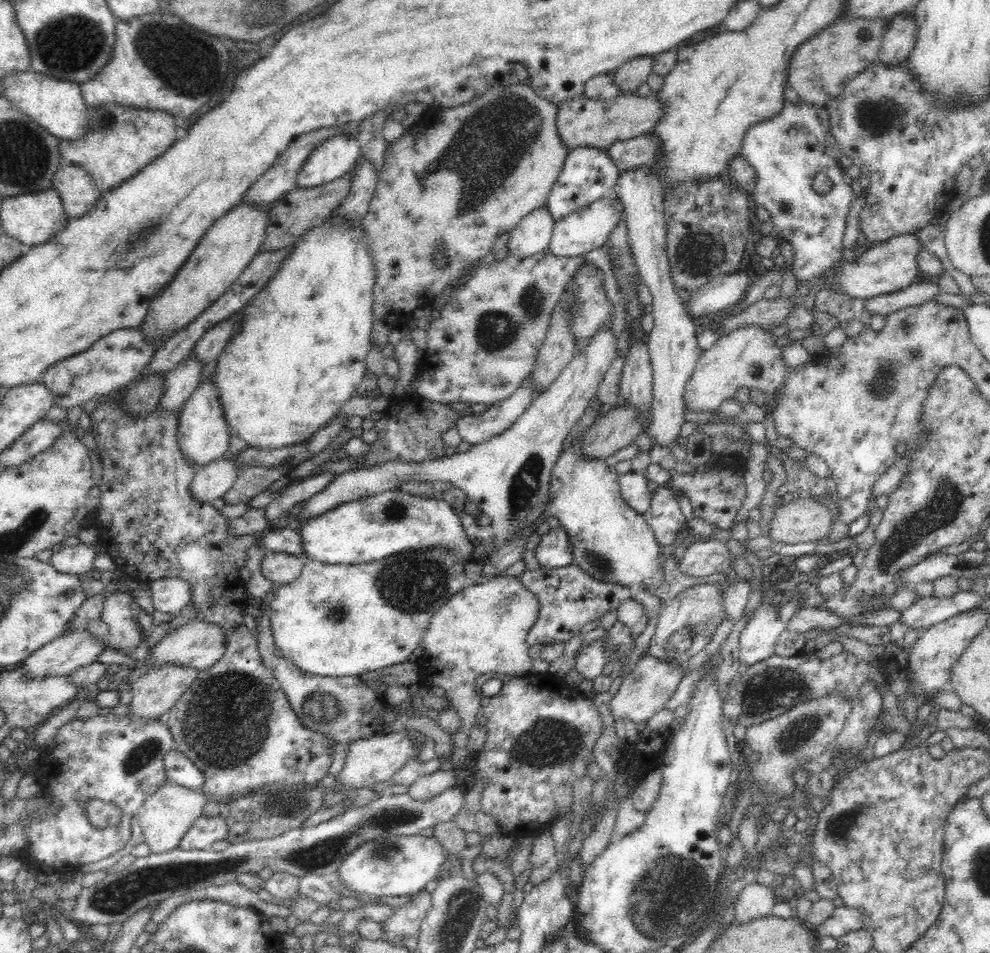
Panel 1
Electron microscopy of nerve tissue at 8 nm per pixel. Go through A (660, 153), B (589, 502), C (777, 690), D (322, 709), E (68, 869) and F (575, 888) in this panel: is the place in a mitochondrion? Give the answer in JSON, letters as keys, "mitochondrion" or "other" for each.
{"A":"other","B":"other","C":"mitochondrion","D":"mitochondrion","E":"other","F":"other"}

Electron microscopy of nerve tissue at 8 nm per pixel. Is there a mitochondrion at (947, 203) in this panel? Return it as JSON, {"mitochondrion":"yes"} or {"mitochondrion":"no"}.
{"mitochondrion":"no"}

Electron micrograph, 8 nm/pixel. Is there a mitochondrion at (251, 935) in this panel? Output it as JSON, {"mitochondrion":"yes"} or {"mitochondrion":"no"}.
{"mitochondrion":"no"}

